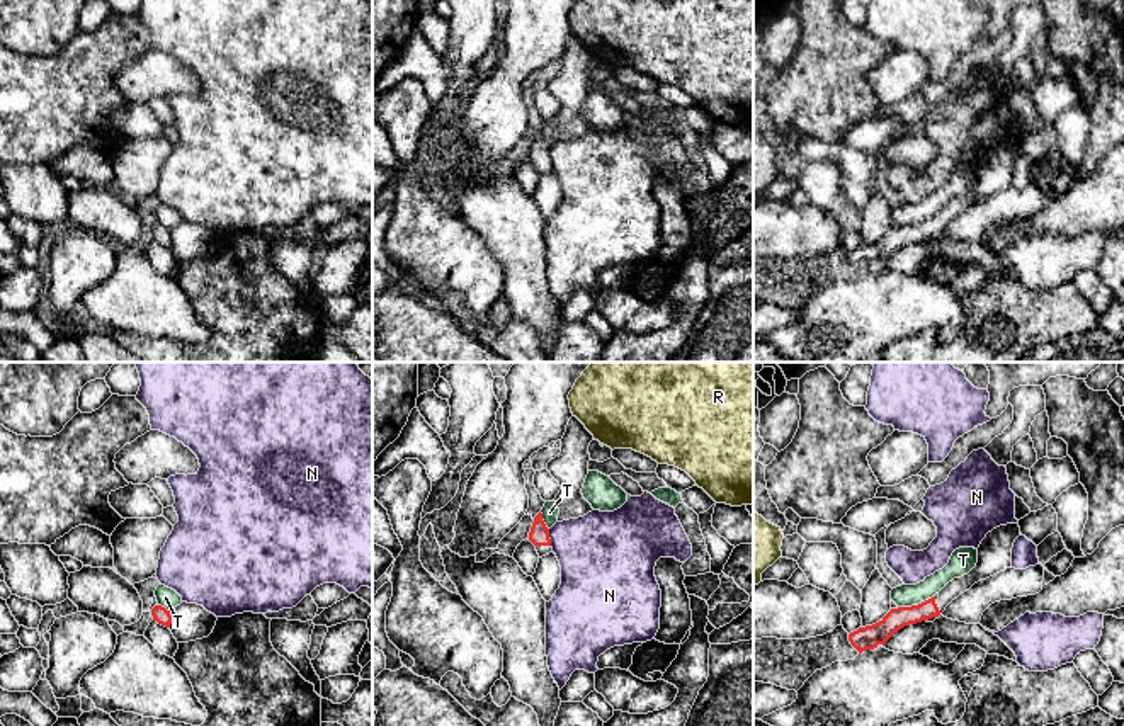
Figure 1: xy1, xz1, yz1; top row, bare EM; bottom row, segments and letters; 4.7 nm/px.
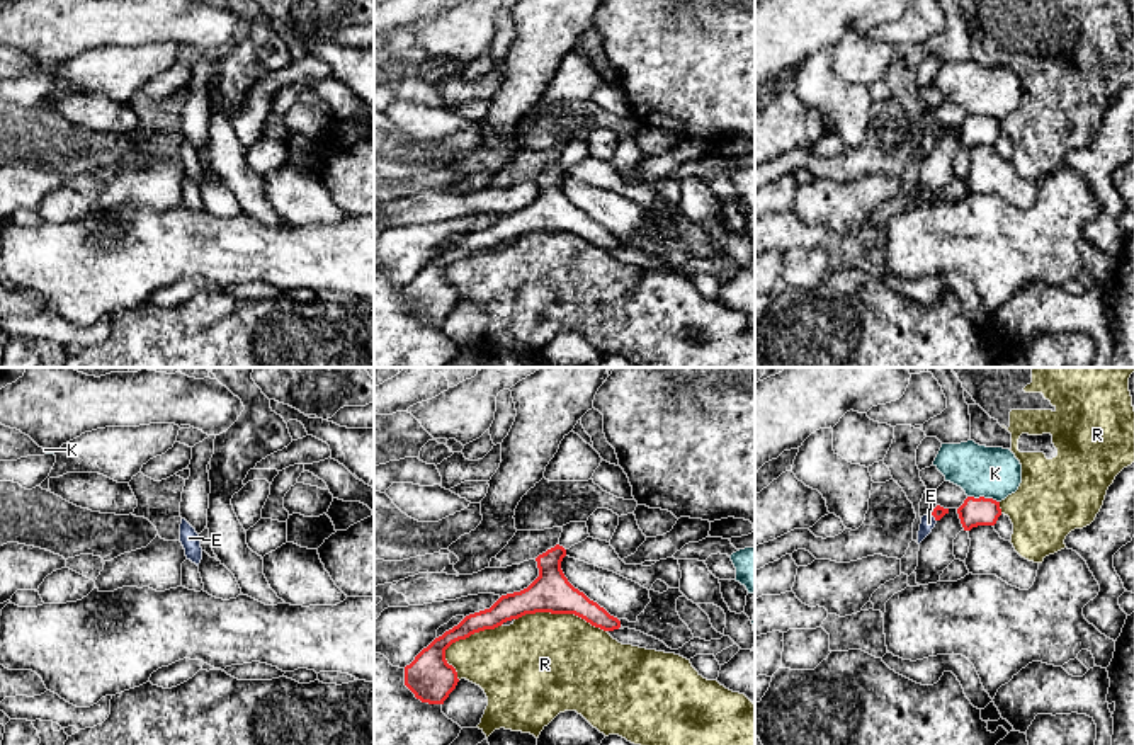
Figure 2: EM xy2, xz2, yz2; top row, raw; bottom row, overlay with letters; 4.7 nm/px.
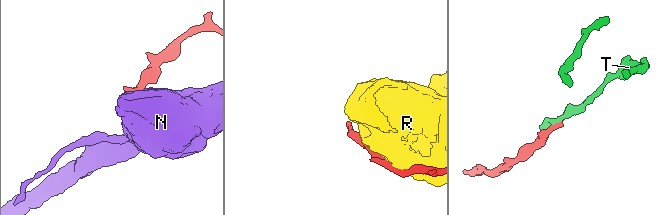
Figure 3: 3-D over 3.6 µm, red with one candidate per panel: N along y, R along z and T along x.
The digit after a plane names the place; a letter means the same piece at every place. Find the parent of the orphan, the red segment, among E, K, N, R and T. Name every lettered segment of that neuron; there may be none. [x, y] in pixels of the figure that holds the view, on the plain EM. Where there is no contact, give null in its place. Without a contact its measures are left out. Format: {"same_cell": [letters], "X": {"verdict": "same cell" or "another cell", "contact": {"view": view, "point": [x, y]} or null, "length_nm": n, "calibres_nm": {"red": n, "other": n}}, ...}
{"same_cell": ["E"], "E": {"verdict": "same cell", "contact": {"view": "yz2", "point": [934, 135]}, "length_nm": 40, "calibres_nm": {"red": 60, "other": 70}}, "K": {"verdict": "another cell", "contact": {"view": "yz2", "point": [983, 116]}, "length_nm": 160, "calibres_nm": {"red": 140, "other": 240}}, "N": {"verdict": "another cell", "contact": {"view": "xz1", "point": [548, 157]}, "length_nm": 80, "calibres_nm": {"red": 100, "other": 380}}, "R": {"verdict": "another cell", "contact": {"view": "xz2", "point": [561, 232]}, "length_nm": 440, "calibres_nm": {"red": 190, "other": 480}}, "T": {"verdict": "another cell", "contact": {"view": "yz1", "point": [915, 225]}, "length_nm": 190, "calibres_nm": {"red": 100, "other": 110}}}

